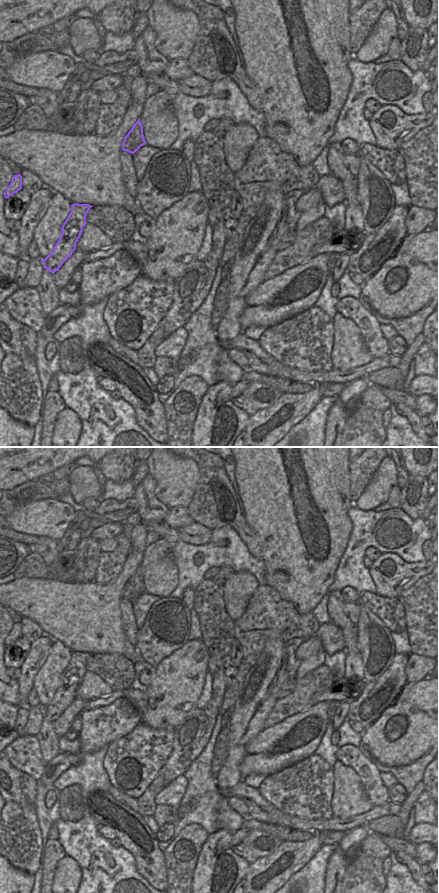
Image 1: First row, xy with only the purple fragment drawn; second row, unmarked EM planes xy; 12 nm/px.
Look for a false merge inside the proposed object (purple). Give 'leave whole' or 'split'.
split

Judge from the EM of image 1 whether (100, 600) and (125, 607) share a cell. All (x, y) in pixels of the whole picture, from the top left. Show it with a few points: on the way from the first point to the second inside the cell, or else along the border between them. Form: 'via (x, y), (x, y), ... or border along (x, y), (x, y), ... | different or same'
border along (121, 597), (119, 612), (123, 628) | different

